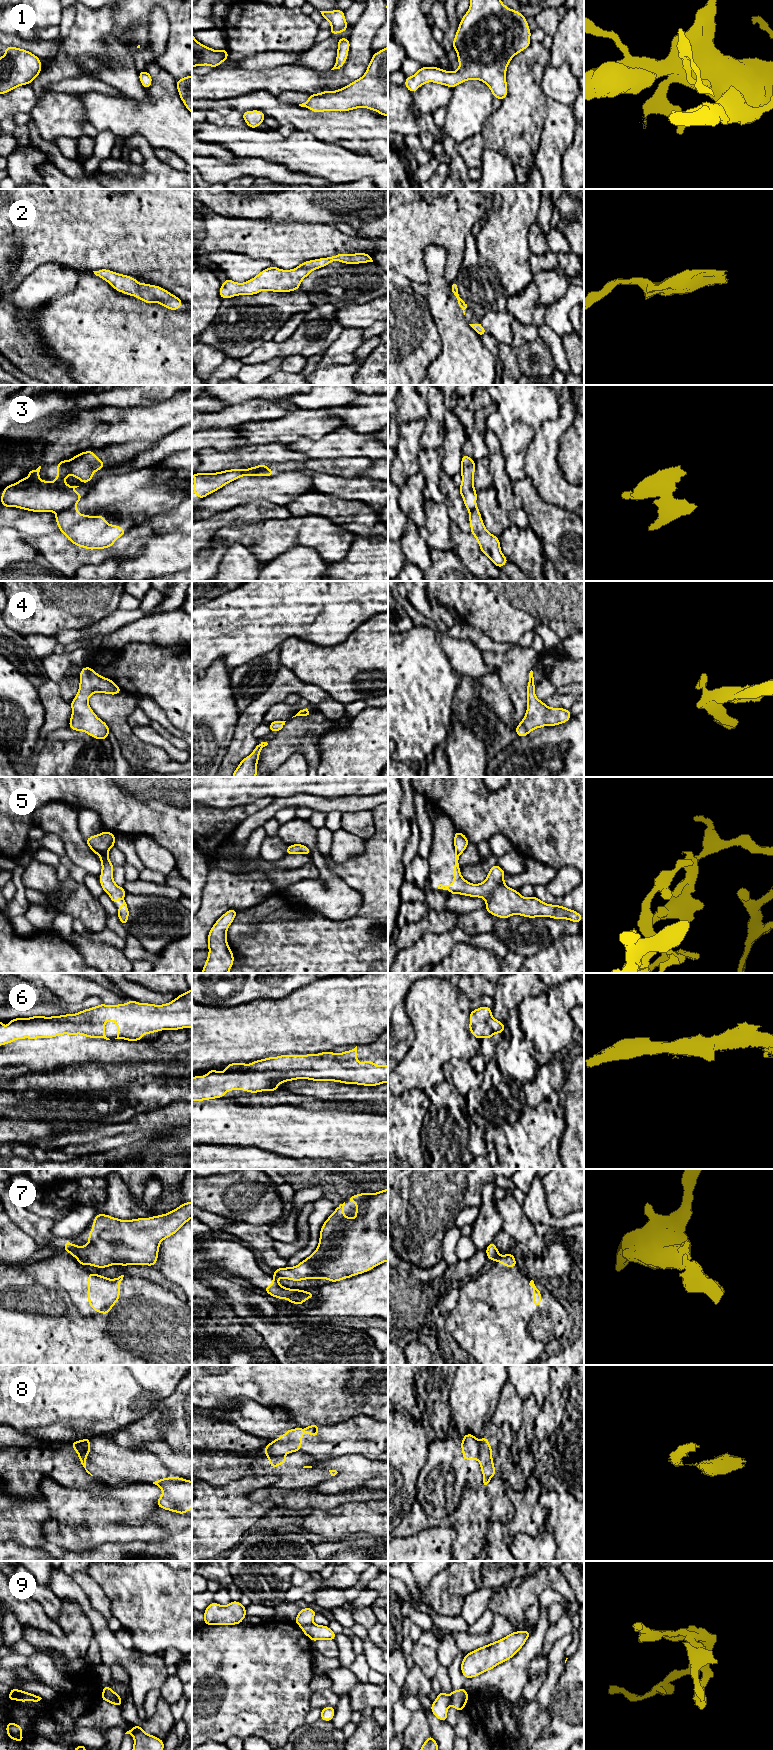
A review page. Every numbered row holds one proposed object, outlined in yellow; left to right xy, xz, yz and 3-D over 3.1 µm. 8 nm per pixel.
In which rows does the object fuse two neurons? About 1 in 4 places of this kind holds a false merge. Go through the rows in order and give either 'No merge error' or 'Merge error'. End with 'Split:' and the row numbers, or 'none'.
1: No merge error
2: No merge error
3: Merge error
4: No merge error
5: Merge error
6: No merge error
7: Merge error
8: Merge error
9: Merge error
Split: 3, 5, 7, 8, 9

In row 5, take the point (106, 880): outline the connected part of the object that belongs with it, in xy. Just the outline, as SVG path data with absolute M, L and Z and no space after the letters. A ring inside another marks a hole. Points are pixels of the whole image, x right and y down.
M108 852L102 853L100 855L100 861L102 865L101 877L99 882L106 894L109 895L111 901L115 904L120 898L123 900L123 905L117 907L118 917L121 924L126 925L129 917L129 909L125 902L126 891L123 887L119 887L113 878L113 867L114 865L109 860Z

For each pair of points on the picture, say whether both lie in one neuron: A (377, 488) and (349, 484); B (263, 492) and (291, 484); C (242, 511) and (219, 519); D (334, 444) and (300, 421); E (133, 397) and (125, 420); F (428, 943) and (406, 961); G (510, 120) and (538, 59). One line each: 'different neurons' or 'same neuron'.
A: same neuron
B: same neuron
C: same neuron
D: different neurons
E: different neurons
F: same neuron
G: same neuron

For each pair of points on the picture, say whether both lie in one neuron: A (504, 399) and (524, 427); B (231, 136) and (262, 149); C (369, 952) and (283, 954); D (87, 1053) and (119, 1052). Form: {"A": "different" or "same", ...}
{"A": "same", "B": "same", "C": "same", "D": "same"}

